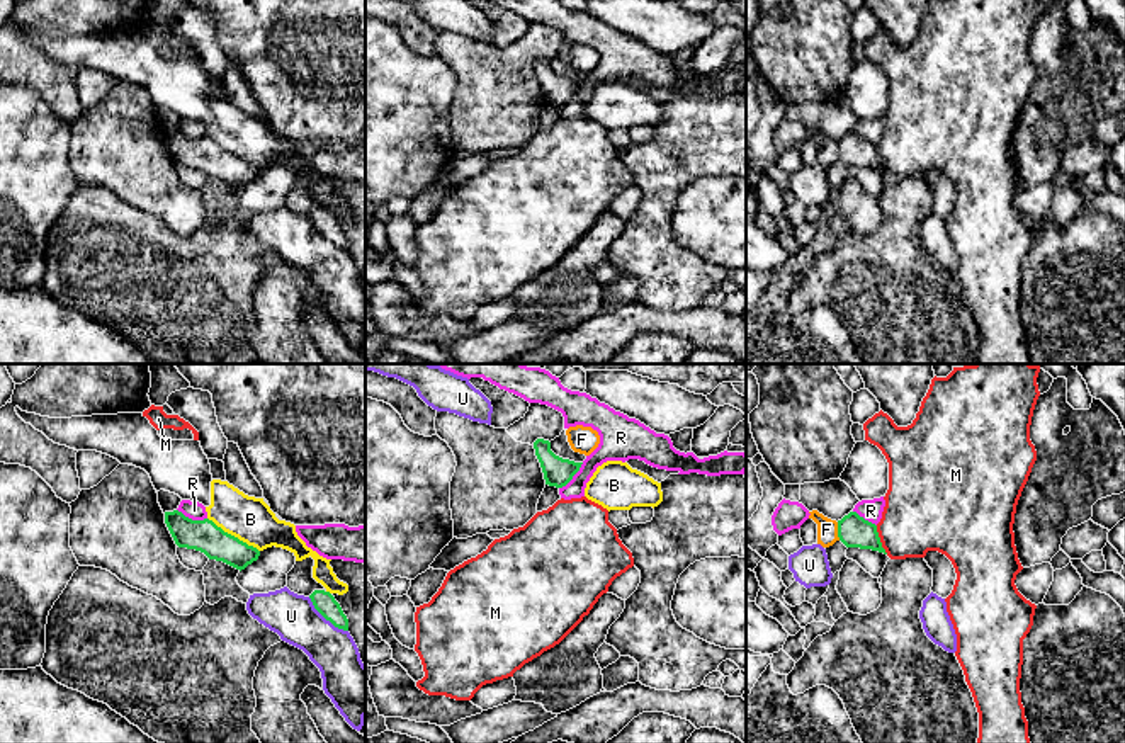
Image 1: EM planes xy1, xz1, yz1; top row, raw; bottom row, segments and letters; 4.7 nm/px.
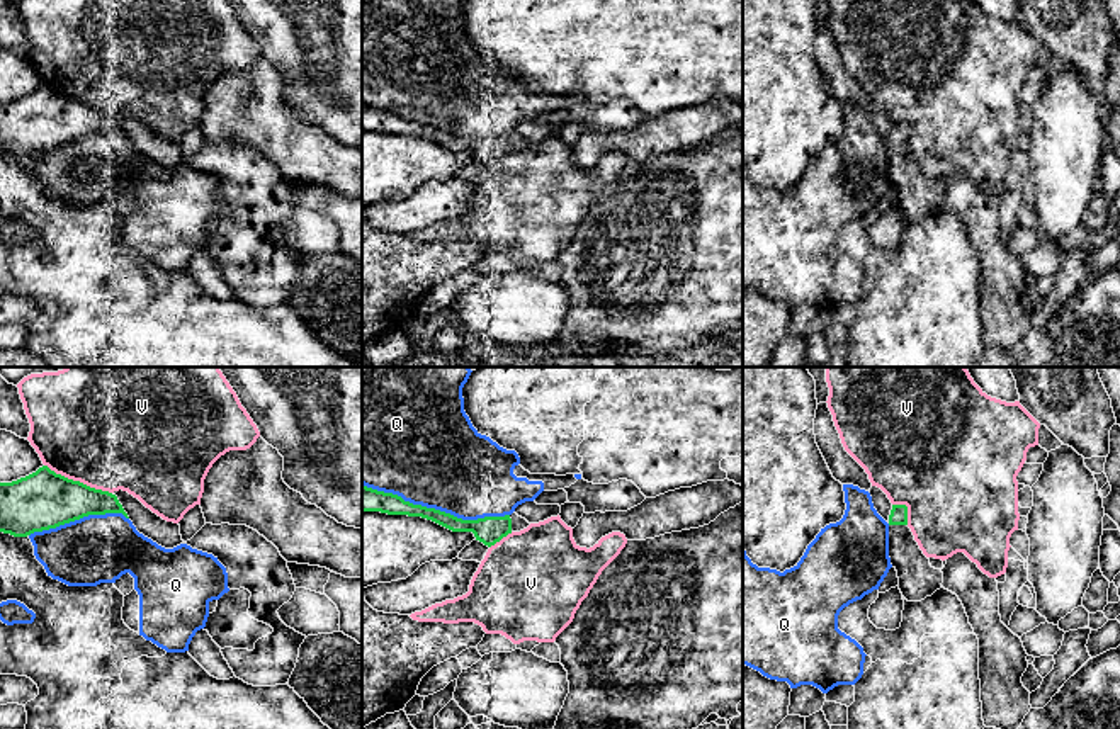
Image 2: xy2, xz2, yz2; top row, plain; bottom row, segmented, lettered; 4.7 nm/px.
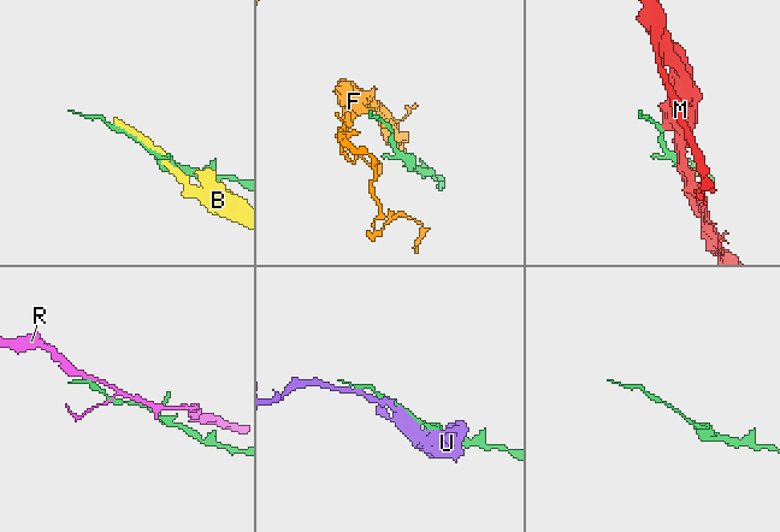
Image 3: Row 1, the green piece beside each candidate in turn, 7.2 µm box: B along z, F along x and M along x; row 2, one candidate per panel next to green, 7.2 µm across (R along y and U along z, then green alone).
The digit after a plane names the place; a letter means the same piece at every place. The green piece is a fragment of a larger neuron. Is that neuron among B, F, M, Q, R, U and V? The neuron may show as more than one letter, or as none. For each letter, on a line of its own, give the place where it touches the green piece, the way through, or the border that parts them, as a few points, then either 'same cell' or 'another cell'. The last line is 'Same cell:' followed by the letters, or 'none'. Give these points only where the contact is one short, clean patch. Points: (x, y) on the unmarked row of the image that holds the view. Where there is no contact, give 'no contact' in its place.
B: xy1 (233, 155) | another cell
F: yz1 (838, 150) | along yz1 (836, 141), (836, 155), (840, 158) | another cell
M: yz1 (879, 158) | along yz1 (876, 145), (881, 165), (887, 172) | another cell
Q: xz2 (434, 128) | another cell
R: xy1 (191, 138) | along xy1 (177, 128), (192, 138), (206, 138) | another cell
U: xy1 (327, 238) | another cell
V: xy2 (79, 101) | another cell
Same cell: none

